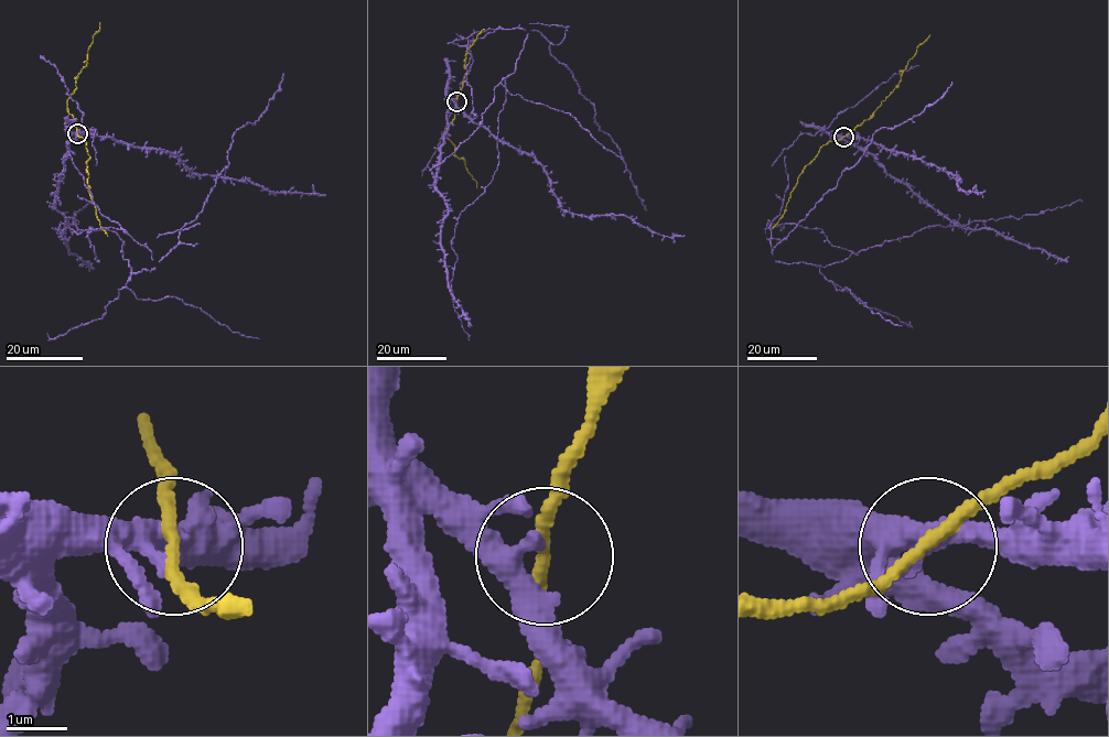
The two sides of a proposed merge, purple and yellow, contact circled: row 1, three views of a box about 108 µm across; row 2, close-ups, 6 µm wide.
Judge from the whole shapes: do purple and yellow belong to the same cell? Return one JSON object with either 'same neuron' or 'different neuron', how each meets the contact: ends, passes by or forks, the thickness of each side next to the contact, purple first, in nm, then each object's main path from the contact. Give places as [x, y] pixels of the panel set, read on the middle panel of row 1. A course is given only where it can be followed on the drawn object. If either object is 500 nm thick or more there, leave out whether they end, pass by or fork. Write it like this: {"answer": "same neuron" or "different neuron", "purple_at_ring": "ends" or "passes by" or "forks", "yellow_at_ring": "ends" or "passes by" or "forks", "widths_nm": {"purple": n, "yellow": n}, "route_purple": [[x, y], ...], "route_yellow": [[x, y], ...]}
{"answer": "same neuron", "purple_at_ring": "passes by", "yellow_at_ring": "passes by", "widths_nm": {"purple": 320, "yellow": 190}, "route_purple": [[456, 101], [435, 185], [456, 218], [496, 171], [505, 79], [538, 31], [620, 150], [646, 210]], "route_yellow": [[456, 101], [448, 137], [455, 147], [454, 154], [465, 161], [477, 188]]}

